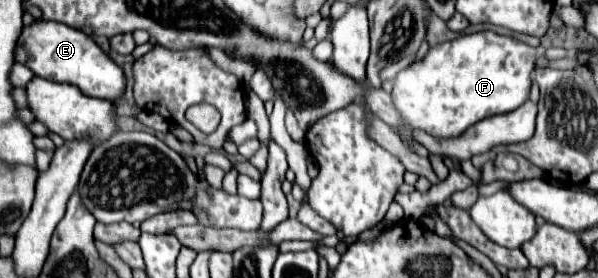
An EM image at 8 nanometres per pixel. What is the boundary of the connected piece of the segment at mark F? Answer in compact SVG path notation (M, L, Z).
M489 30L461 36L431 48L421 62L401 70L395 78L393 102L409 126L431 132L431 136L437 136L437 138L455 138L483 118L489 118L495 114L507 114L509 110L515 110L517 106L521 106L529 98L535 58L537 58L537 50L533 46L527 46L511 36L501 36Z

